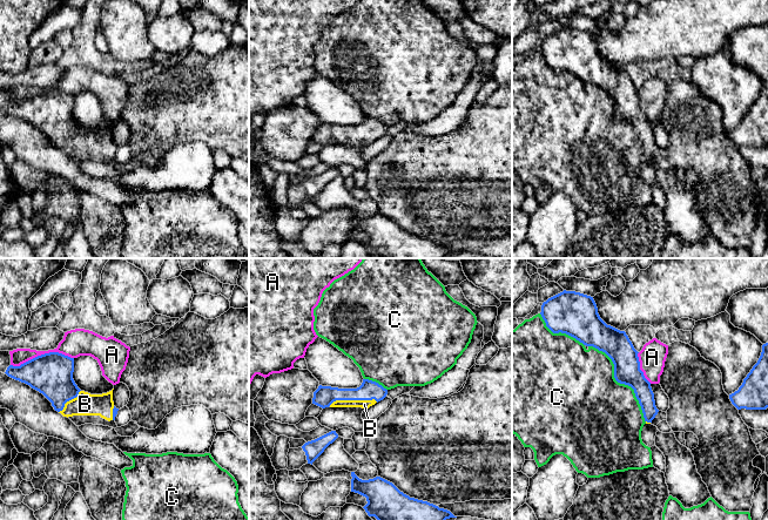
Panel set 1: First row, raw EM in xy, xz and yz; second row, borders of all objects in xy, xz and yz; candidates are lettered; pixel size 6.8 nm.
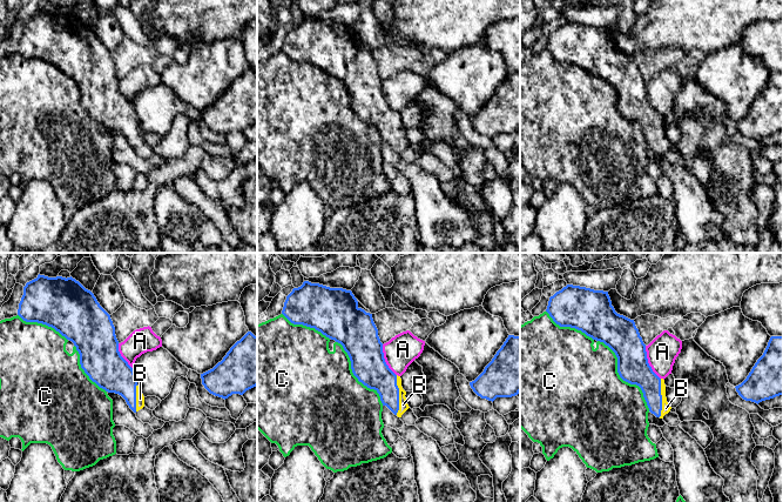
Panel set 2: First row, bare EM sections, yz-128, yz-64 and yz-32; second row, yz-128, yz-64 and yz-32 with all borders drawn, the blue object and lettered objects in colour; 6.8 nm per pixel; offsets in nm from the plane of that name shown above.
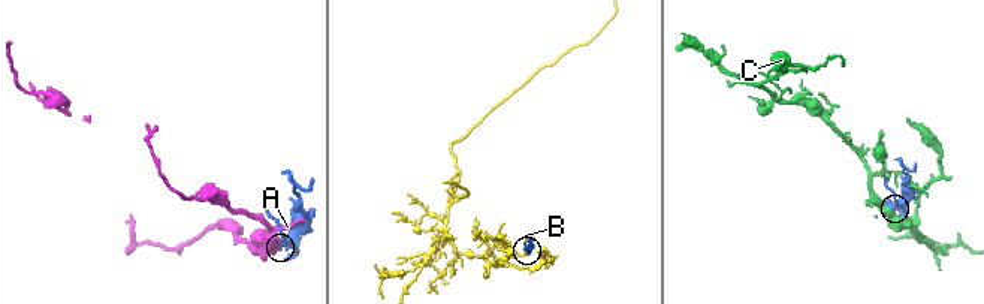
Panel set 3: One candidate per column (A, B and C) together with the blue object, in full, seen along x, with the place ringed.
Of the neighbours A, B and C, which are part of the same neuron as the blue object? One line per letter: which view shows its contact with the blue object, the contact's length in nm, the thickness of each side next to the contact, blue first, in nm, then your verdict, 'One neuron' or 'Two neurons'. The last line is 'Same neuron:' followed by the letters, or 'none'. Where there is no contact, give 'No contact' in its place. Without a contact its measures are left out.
A: Touches blue in xy. Shared border 440 nm. Thickness 280 nm (blue) against 190 nm. Two neurons
B: Touches blue in xz. Shared border 340 nm. Thickness 140 nm (blue) against 60 nm. One neuron
C: Touches blue in yz. Shared border 650 nm. Thickness 190 nm (blue) against 480 nm. Two neurons
Same neuron: B

